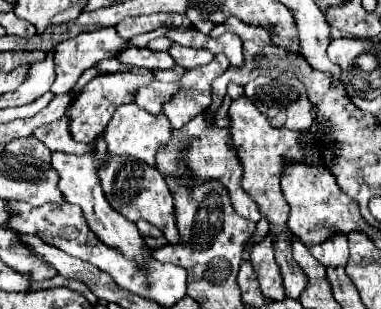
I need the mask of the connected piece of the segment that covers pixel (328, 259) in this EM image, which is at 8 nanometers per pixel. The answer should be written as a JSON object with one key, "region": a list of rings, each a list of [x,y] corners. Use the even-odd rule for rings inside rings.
{"region":[[[334,235],[327,241],[309,247],[311,255],[325,267],[345,267],[349,258],[348,239],[346,235]]]}

